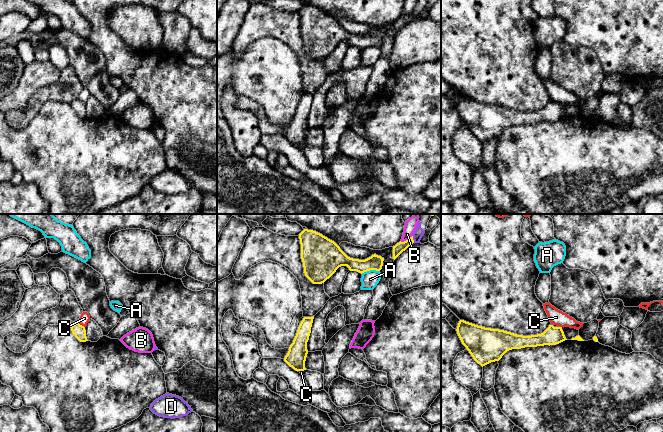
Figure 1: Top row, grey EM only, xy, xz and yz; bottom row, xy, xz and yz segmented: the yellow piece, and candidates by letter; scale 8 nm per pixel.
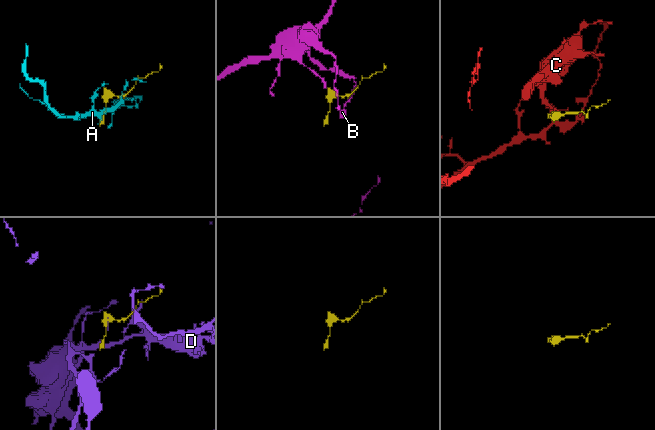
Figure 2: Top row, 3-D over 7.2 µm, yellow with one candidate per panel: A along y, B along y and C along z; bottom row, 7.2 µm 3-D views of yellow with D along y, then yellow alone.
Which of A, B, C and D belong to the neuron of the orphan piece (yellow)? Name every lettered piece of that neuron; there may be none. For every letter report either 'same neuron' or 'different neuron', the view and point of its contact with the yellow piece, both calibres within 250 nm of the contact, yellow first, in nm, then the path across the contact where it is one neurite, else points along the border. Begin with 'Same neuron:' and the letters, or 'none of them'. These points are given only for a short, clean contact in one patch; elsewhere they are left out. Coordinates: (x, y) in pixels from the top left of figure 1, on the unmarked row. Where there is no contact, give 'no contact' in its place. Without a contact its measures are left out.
Same neuron: C
A: different neuron; meets yellow in xz at (370, 45); 120 nm thick on the yellow side, 140 nm on the other; border along xz (379, 46), (367, 46), (361, 49)
B: different neuron; meets yellow in xz at (406, 16); 80 nm thick on the yellow side, 90 nm on the other; border along xz (412, 11), (400, 17)
C: same neuron; meets yellow in xy at (81, 101); 100 nm thick on the yellow side, 80 nm on the other
D: different neuron; meets yellow in xz at (412, 15); 80 nm thick on the yellow side, 80 nm on the other; border along xz (412, 12), (414, 18)

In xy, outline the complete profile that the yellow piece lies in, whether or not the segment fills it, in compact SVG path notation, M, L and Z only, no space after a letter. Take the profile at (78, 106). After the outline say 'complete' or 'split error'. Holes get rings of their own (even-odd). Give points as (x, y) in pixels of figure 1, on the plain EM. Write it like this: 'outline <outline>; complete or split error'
outline M83 88L78 96L77 99L72 101L71 107L75 111L75 113L80 117L80 118L86 118L87 113L86 113L86 106L85 103L87 102L87 99L90 96L90 92L87 88Z; split error

